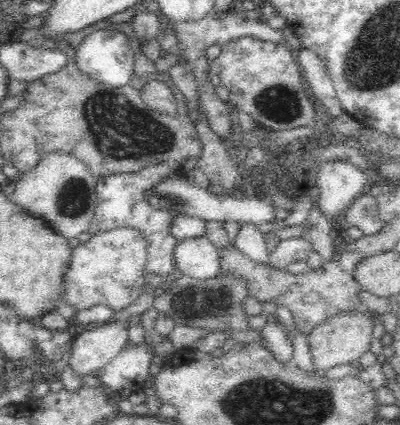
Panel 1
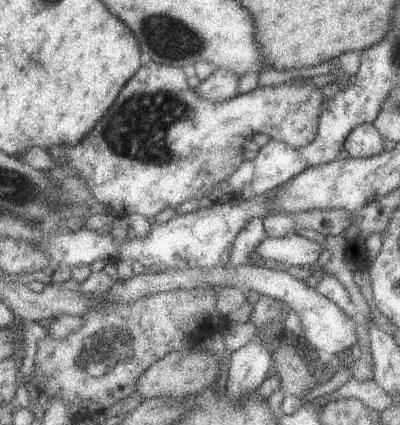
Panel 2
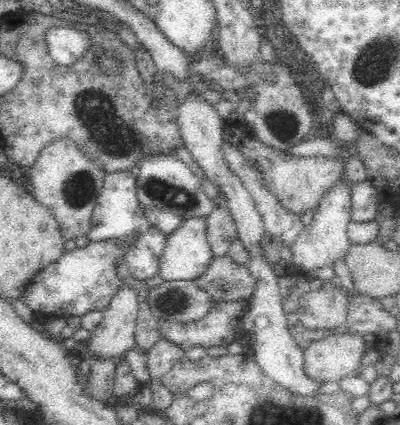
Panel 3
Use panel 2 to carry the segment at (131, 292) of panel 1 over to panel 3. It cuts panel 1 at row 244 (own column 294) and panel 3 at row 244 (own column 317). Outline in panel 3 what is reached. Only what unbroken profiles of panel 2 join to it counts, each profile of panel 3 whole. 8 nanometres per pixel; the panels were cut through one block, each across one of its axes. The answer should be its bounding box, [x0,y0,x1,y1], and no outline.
[24,230,140,316]

